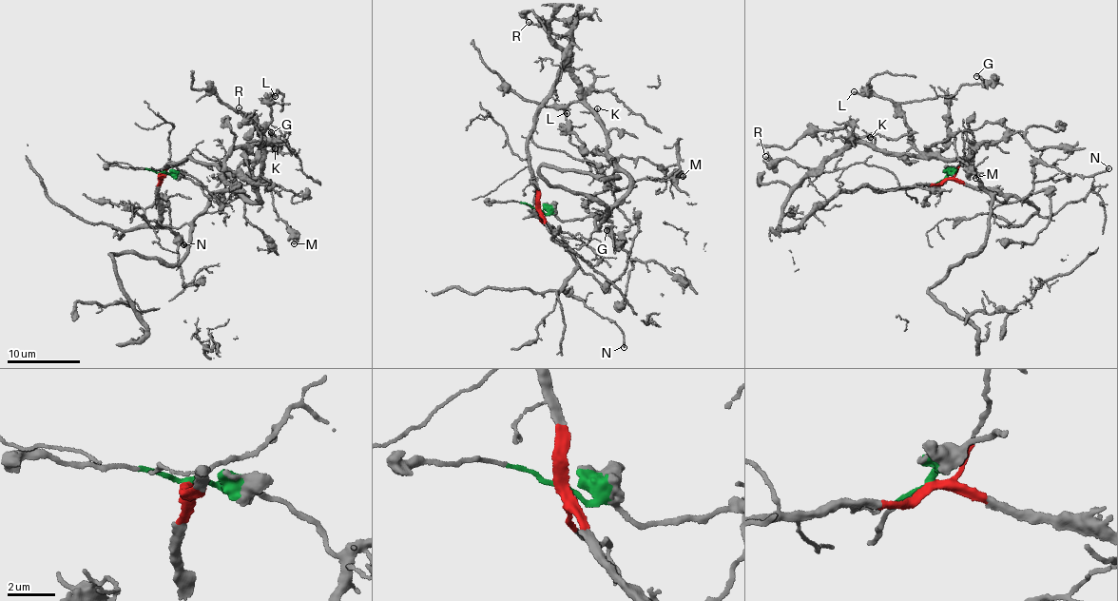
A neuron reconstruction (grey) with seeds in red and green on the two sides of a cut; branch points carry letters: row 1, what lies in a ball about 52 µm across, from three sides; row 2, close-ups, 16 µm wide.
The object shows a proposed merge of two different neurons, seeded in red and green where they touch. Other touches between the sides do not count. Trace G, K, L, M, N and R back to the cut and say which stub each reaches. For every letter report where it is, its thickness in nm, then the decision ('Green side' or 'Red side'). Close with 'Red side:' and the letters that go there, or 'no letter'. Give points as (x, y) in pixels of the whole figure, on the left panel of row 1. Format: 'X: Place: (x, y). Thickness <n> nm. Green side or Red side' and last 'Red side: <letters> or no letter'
G: Place: (271, 132). Thickness 180 nm. Green side
K: Place: (275, 148). Thickness 120 nm. Green side
L: Place: (275, 96). Thickness 170 nm. Green side
M: Place: (294, 243). Thickness 240 nm. Green side
N: Place: (183, 244). Thickness 190 nm. Red side
R: Place: (239, 107). Thickness 220 nm. Green side
Red side: N

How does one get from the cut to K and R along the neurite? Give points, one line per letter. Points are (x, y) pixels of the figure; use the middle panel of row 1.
K: (536, 209), (573, 221), (606, 212), (628, 192), (628, 174), (607, 149), (607, 131), (593, 113), (598, 107)
R: (536, 209), (567, 221), (603, 214), (628, 192), (630, 178), (581, 95), (568, 39), (528, 22)

